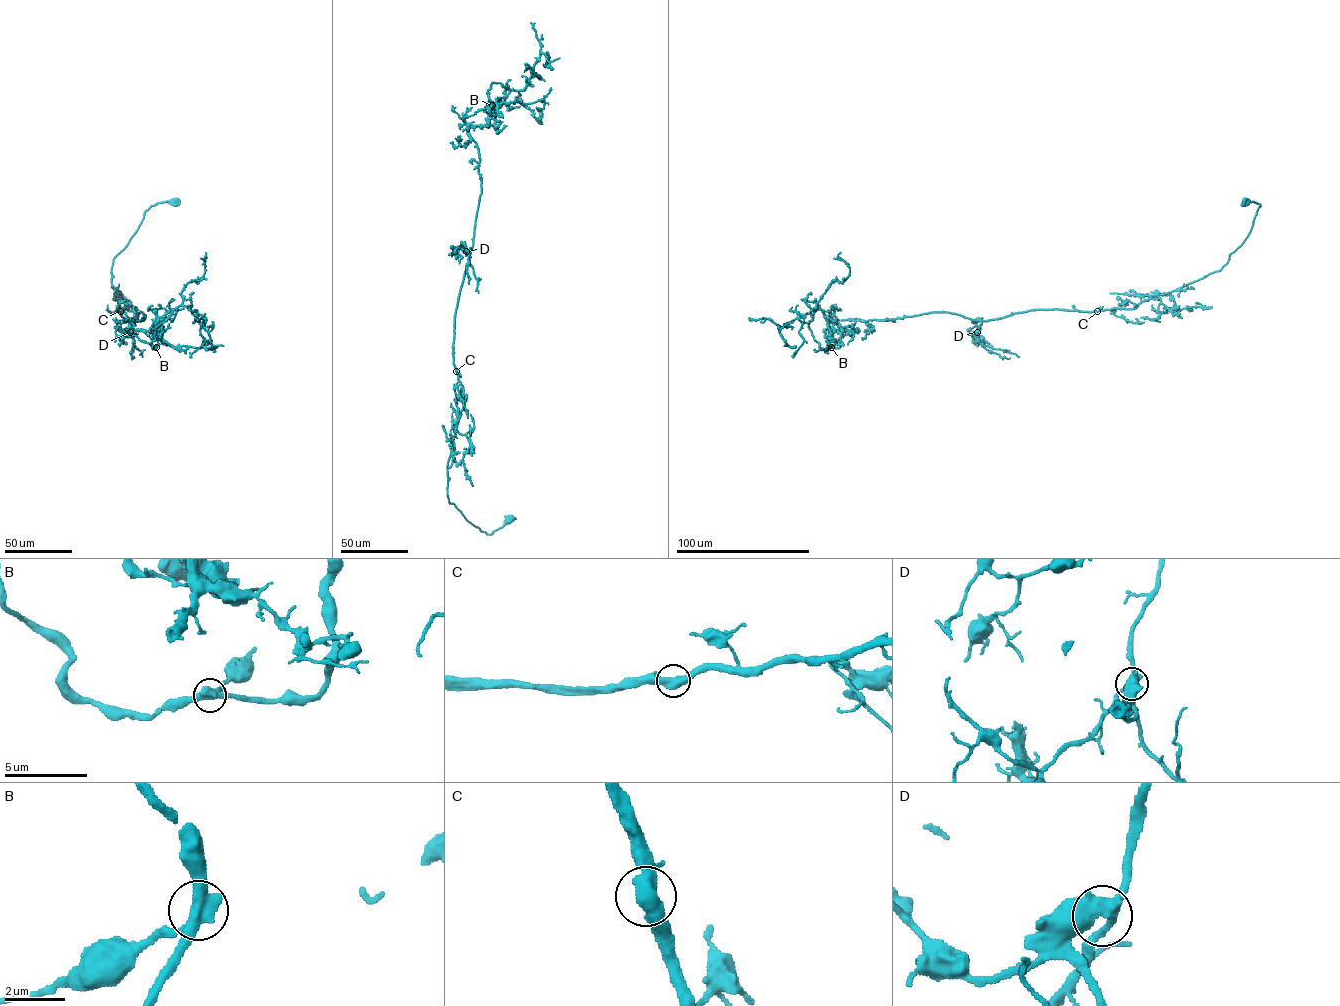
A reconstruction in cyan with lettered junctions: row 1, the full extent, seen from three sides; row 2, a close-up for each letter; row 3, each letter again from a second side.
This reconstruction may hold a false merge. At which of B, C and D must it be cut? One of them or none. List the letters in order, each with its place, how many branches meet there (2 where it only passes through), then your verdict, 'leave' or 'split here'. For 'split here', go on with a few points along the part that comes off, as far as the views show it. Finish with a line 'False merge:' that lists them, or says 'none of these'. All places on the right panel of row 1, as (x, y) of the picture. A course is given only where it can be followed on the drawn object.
B: at (831, 347); 3 branches meet; split here; foreign part runs (831, 347), (821, 348), (809, 327), (816, 305), (801, 314), (804, 317), (799, 333), (804, 341), (792, 356)
C: at (1097, 311); 3 branches meet; leave
D: at (977, 332); 3 branches meet; leave
False merge: B

